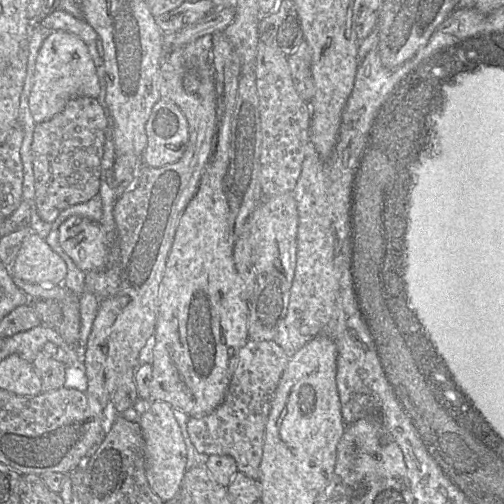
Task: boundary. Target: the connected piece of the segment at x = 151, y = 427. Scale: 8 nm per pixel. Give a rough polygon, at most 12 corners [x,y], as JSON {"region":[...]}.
{"region":[[174,408],[139,417],[146,478],[166,502],[180,491],[187,448]]}

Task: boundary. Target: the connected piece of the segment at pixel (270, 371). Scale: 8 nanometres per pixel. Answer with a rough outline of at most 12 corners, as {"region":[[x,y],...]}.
{"region":[[248,340],[223,402],[190,417],[198,453],[258,480],[271,402],[288,360]]}

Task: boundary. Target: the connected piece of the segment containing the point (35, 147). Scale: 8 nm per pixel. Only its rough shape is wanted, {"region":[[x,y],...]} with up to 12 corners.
{"region":[[75,97],[31,143],[42,221],[99,193],[107,117]]}

